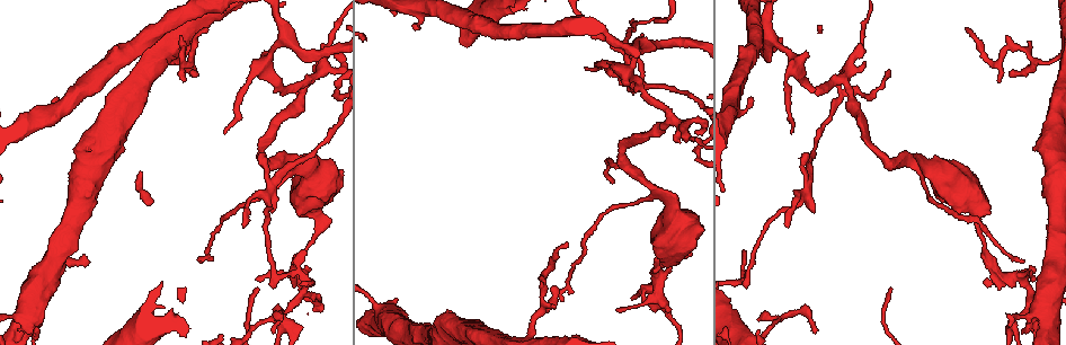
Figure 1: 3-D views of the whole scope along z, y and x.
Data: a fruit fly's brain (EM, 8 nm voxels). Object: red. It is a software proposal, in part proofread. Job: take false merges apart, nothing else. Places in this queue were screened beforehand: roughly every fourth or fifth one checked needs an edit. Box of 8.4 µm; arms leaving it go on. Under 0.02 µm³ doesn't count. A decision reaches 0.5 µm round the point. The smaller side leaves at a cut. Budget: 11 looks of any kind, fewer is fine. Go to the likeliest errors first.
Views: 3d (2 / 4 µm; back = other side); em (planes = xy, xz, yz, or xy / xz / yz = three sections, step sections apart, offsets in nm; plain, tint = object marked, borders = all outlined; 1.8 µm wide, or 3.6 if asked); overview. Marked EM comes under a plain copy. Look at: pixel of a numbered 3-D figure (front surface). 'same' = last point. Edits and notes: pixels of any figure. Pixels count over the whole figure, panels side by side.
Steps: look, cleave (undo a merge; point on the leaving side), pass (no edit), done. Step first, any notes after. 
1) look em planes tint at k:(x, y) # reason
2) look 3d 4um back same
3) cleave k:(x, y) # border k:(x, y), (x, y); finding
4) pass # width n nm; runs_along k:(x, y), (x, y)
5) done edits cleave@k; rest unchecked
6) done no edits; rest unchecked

look em xy step 4 tint at 1:(844, 81) # three-way junction

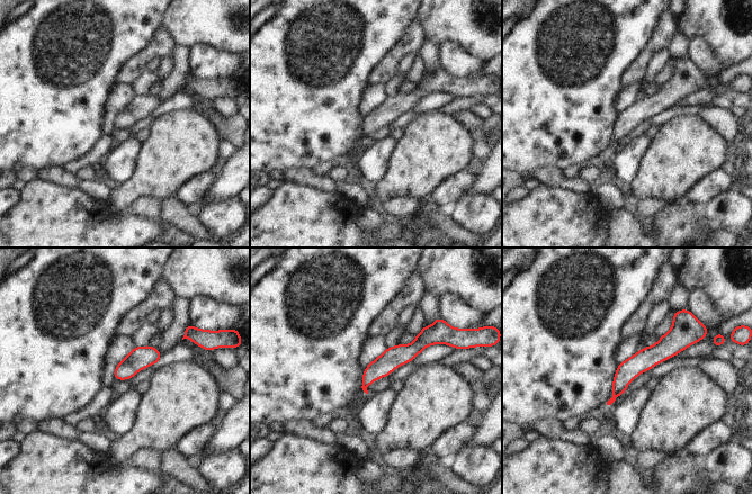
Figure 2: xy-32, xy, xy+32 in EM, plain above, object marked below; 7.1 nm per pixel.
look em planes borders same # another direction

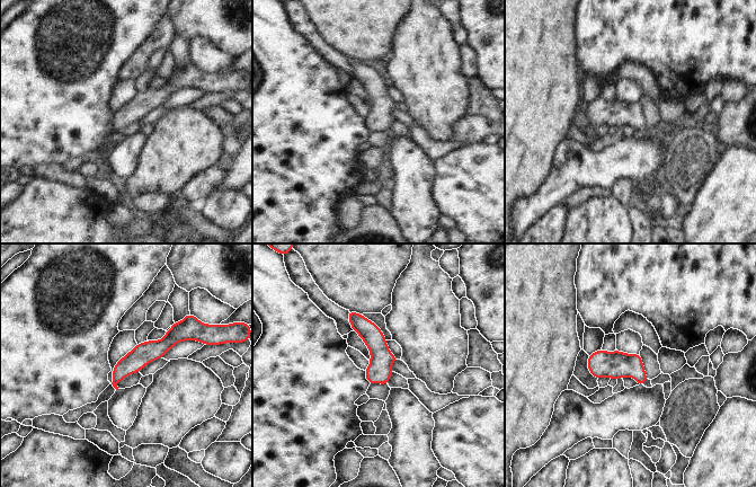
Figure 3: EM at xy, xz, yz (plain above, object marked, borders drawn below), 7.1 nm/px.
pass # all the same neuron

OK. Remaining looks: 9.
look 3d 2um at 1:(1030, 290) # side arm on a straight run

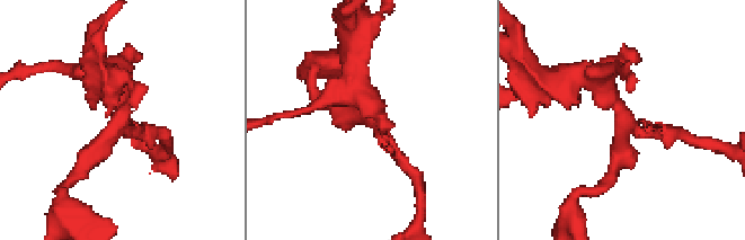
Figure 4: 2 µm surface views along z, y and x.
look em planes tint at 4:(119, 119) # now the EM

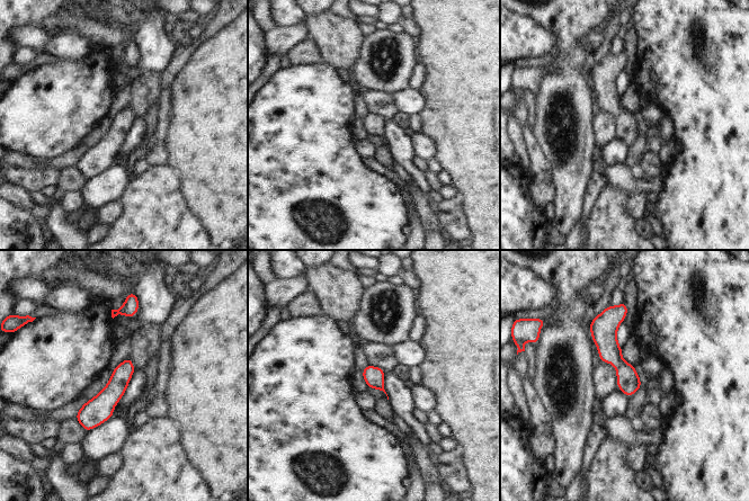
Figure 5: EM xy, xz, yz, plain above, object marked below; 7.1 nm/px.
pass # continuous, no second neuron

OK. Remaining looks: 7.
look em 3.6um planes borders at 1:(265, 195) # arms part here

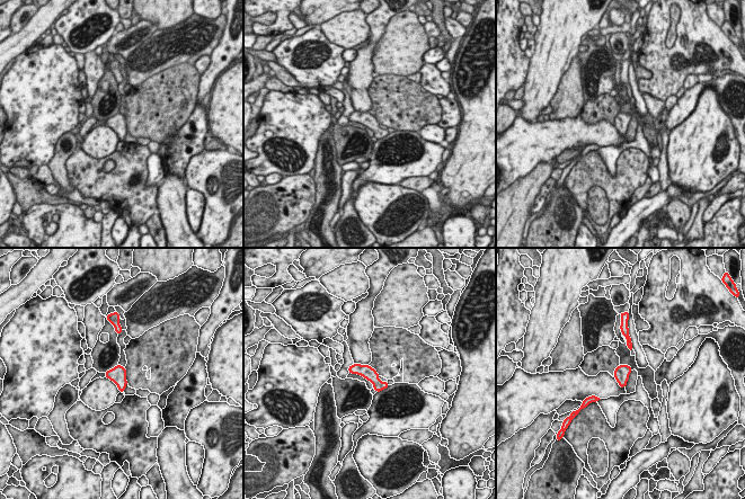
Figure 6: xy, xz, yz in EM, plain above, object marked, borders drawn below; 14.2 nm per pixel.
pass # runs_along 6:(352, 368), (363, 370), (384, 384); continuous, no second neuron

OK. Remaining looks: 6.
look em planes tint at 1:(922, 165) # three arms meet

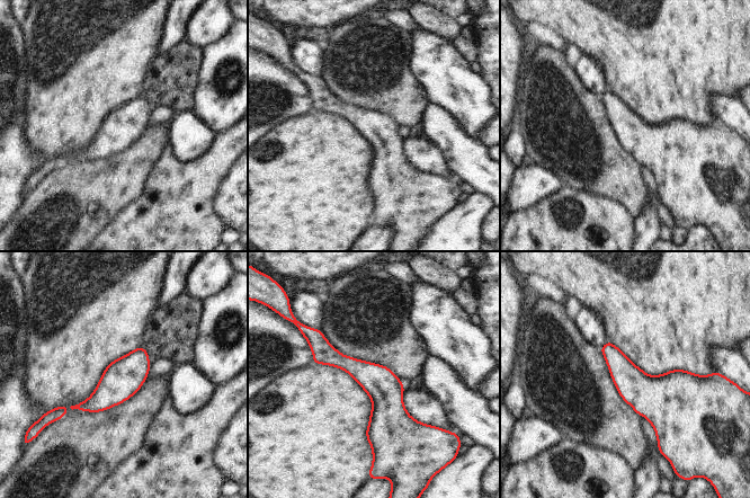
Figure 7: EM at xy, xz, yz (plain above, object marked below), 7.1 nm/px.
pass # one neuron here

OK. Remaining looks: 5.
look em planes tint at 1:(259, 319) # narrows sharply

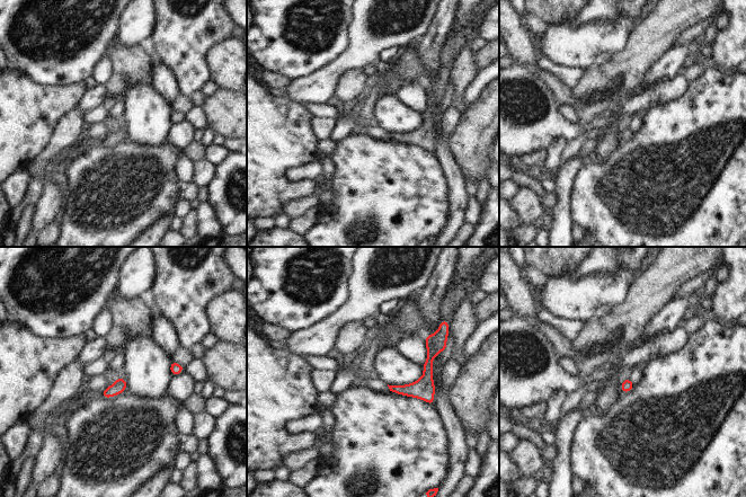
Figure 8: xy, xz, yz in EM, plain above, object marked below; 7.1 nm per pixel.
pass # runs_along 8:(431, 338), (431, 401); all the same neuron

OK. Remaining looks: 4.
done no edits; rest unchecked

